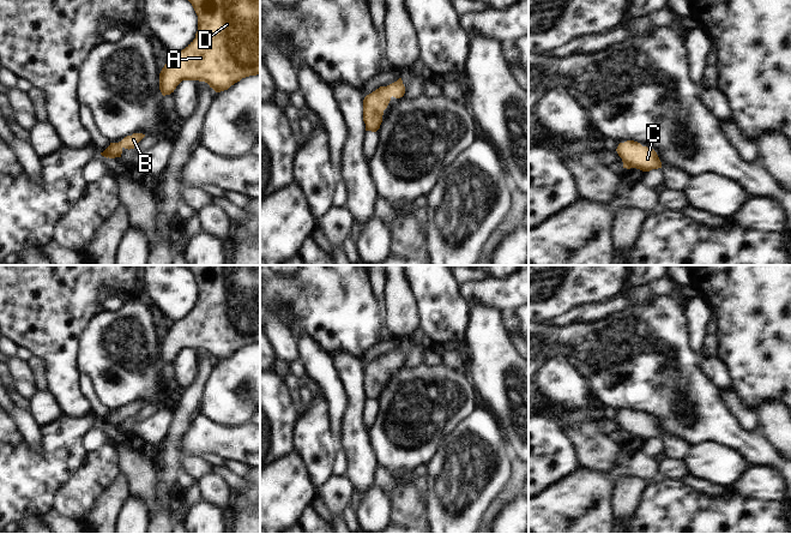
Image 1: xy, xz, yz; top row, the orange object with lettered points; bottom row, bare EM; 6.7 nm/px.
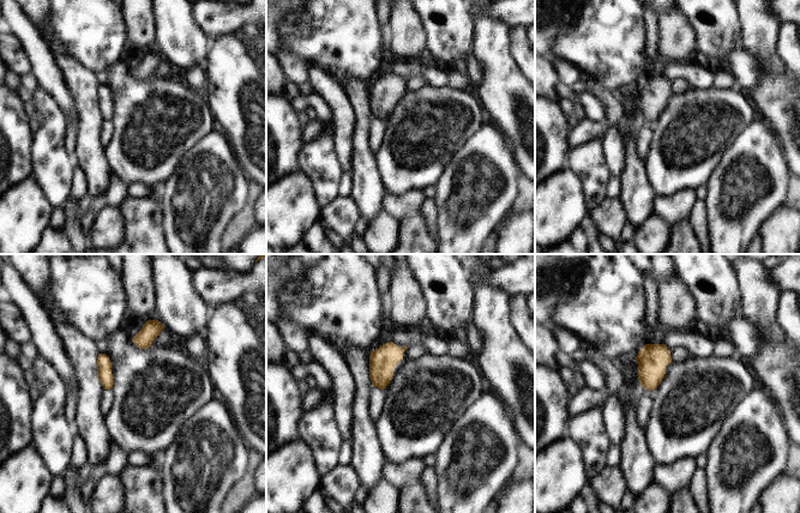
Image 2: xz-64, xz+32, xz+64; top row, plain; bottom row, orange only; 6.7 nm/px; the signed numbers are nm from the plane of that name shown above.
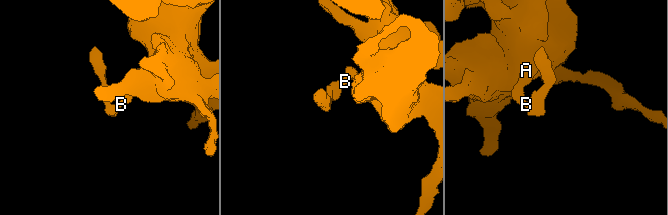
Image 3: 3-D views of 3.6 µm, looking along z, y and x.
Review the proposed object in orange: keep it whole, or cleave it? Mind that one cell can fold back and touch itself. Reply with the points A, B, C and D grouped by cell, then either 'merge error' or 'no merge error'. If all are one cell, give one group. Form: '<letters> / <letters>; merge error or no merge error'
A B C D; no merge error

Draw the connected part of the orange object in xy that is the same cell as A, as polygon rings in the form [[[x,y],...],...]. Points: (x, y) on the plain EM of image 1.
[[[185,265],[198,284],[195,307],[177,323],[171,323],[159,342],[163,365],[174,361],[182,349],[205,350],[216,361],[228,359],[242,347],[260,343],[260,265]]]

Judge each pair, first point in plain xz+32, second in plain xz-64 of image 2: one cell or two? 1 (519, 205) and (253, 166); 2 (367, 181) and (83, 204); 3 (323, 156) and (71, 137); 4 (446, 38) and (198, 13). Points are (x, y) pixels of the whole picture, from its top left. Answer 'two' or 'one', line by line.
1: two
2: two
3: two
4: two

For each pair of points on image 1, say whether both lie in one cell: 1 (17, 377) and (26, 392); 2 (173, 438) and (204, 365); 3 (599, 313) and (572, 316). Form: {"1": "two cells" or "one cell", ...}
{"1": "one cell", "2": "one cell", "3": "one cell"}

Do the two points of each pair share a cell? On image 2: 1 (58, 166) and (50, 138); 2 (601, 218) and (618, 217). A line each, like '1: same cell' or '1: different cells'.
1: same cell
2: same cell

